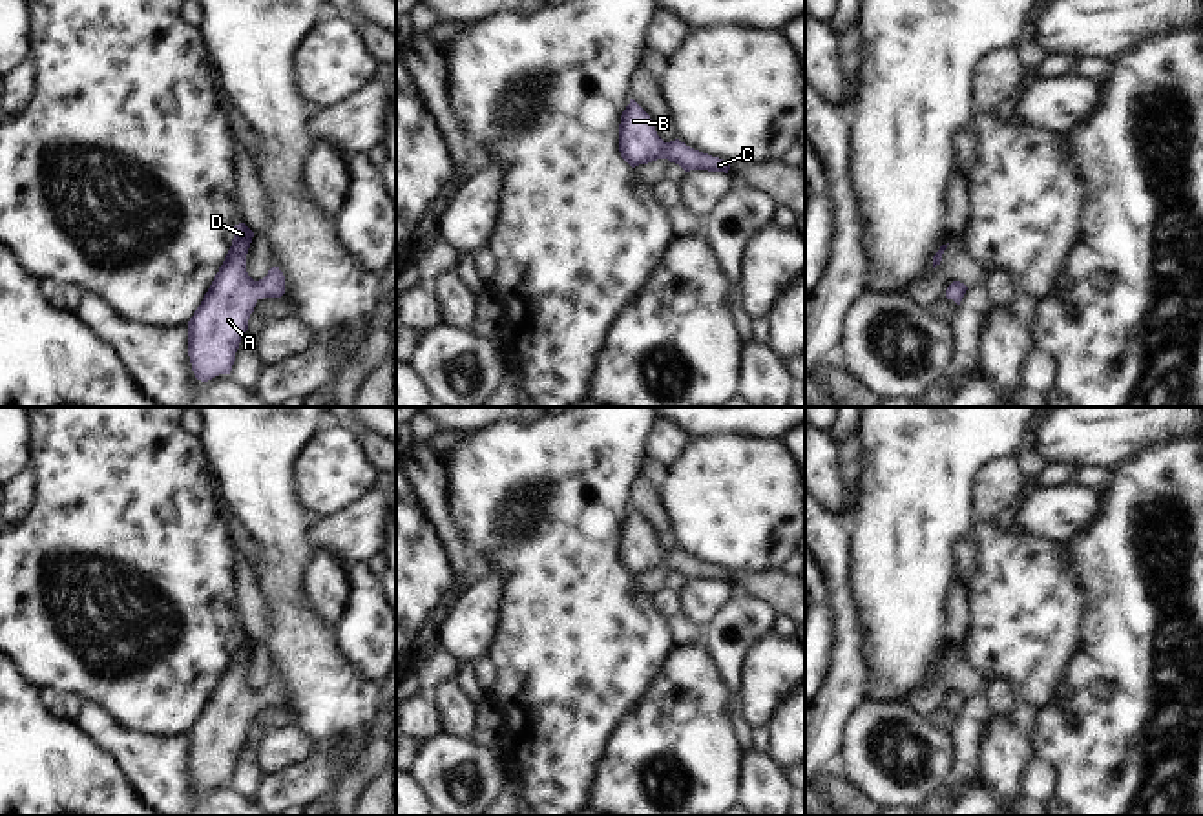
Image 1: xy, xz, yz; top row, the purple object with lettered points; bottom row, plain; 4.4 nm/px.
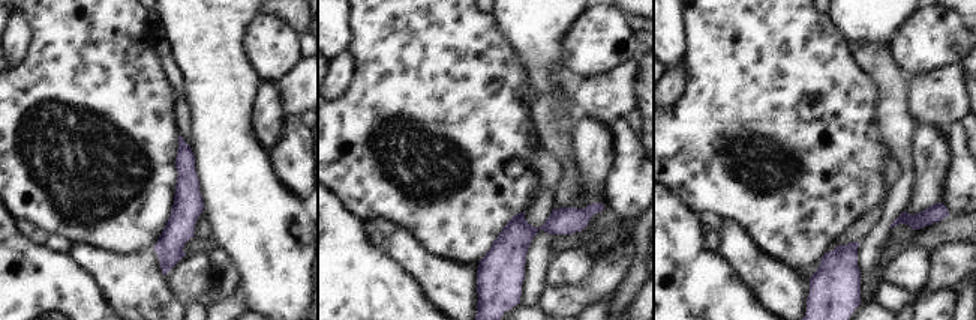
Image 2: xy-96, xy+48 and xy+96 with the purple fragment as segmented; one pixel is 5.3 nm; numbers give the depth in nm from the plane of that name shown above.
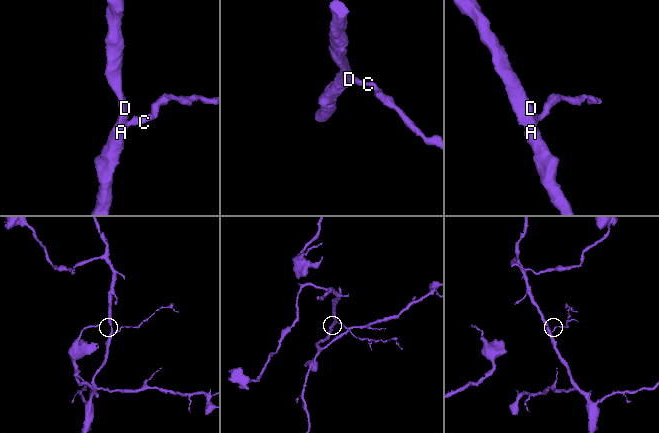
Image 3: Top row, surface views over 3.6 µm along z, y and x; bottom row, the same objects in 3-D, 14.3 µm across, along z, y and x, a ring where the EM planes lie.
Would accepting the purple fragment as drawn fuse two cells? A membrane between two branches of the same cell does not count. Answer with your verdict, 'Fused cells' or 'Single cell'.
Single cell

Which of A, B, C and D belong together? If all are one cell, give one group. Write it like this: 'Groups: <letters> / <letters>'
Groups: A B C D

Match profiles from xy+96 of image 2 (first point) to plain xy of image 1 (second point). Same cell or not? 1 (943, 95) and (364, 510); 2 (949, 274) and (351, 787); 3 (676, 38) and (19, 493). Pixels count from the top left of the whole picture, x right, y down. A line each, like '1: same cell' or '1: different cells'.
1: same cell
2: different cells
3: different cells

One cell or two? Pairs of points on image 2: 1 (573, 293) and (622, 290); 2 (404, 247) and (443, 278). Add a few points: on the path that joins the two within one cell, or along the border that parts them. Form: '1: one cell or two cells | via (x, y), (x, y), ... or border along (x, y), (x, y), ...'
1: two cells | border along (631, 260), (627, 272), (604, 296)
2: one cell | via (413, 256), (426, 269), (434, 271)

